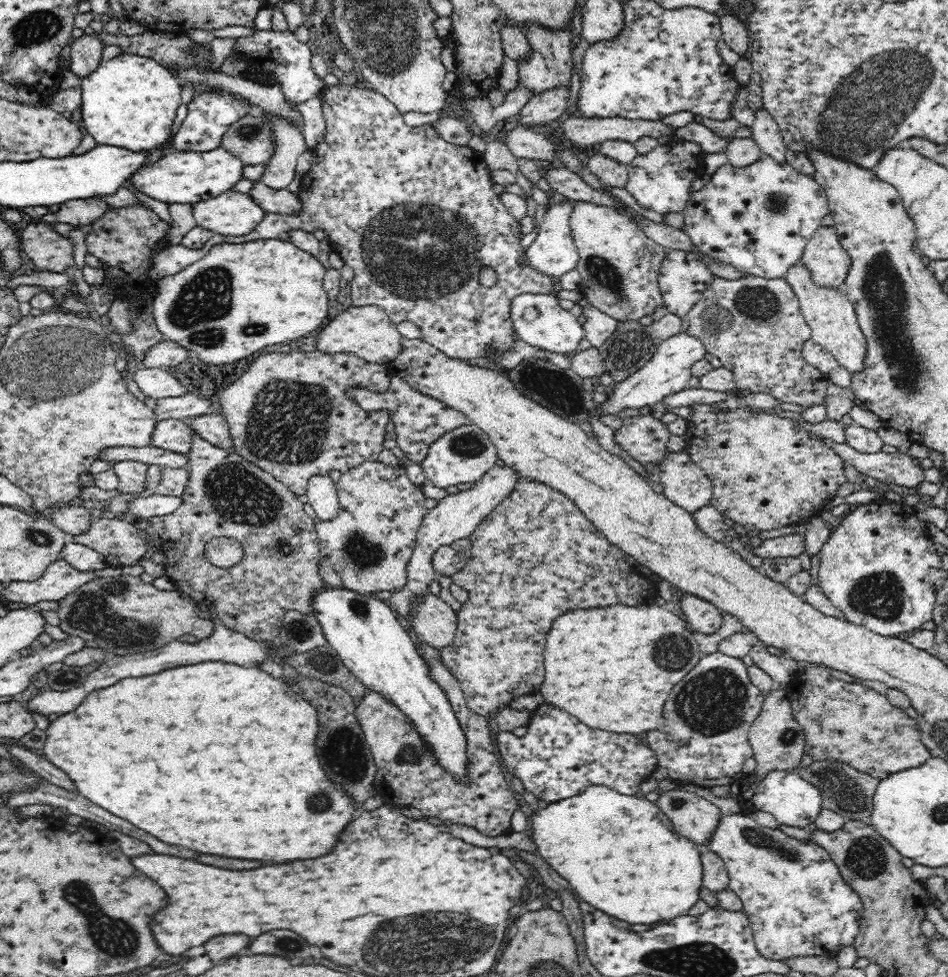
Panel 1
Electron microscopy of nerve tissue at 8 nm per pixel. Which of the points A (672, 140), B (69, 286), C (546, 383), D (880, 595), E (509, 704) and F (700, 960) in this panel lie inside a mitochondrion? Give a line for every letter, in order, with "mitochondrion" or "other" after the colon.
A: other
B: other
C: mitochondrion
D: mitochondrion
E: other
F: mitochondrion

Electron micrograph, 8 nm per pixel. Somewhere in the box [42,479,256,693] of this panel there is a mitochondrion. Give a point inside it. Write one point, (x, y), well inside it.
(94, 613)

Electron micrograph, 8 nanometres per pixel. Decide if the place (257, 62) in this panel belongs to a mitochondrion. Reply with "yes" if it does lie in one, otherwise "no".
no

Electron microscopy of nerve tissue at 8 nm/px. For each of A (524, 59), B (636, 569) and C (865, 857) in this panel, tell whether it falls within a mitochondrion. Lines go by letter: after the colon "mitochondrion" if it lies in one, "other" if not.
A: other
B: other
C: mitochondrion

